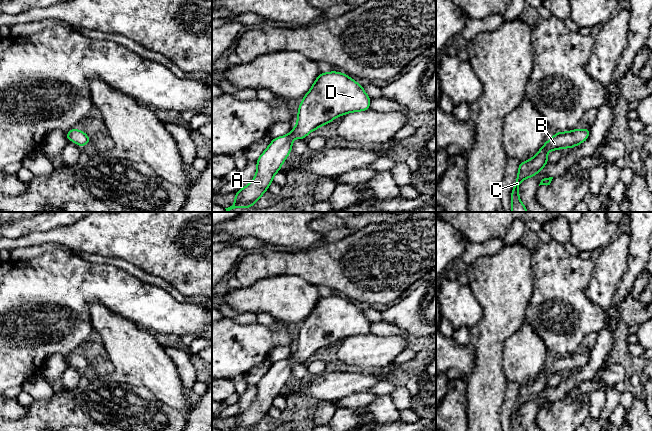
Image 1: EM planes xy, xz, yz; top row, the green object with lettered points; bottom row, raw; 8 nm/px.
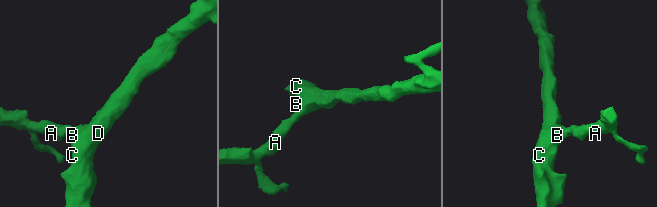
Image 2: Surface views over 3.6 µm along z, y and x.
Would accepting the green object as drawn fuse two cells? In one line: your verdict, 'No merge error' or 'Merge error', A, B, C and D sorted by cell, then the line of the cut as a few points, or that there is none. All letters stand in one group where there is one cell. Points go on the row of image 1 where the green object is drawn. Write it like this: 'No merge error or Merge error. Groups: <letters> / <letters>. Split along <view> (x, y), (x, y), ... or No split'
No merge error. Groups: A B C D. No split

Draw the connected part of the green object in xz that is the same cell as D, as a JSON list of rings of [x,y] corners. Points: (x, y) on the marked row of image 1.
[[[336,71],[320,73],[309,92],[302,98],[298,108],[297,125],[289,134],[272,139],[256,160],[254,179],[235,193],[235,202],[225,208],[226,212],[235,208],[253,207],[268,190],[274,175],[280,171],[292,151],[294,139],[306,139],[308,133],[331,123],[338,116],[368,110],[370,102],[371,98],[365,93],[363,86],[347,74]]]

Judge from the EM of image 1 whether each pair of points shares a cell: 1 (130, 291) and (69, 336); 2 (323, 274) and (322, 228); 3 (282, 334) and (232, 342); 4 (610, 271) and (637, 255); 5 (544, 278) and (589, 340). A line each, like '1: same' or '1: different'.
1: same
2: different
3: same
4: different
5: different

